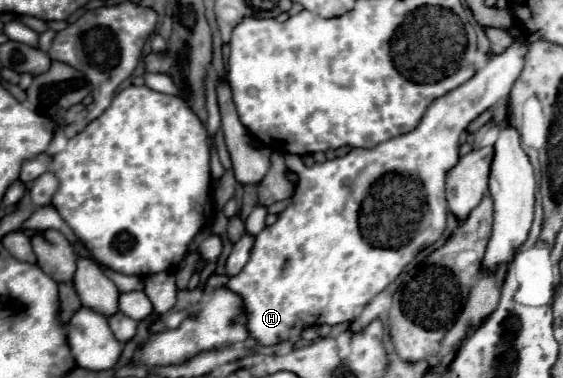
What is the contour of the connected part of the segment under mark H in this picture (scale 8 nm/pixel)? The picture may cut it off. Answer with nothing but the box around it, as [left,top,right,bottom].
[228,39,528,345]

